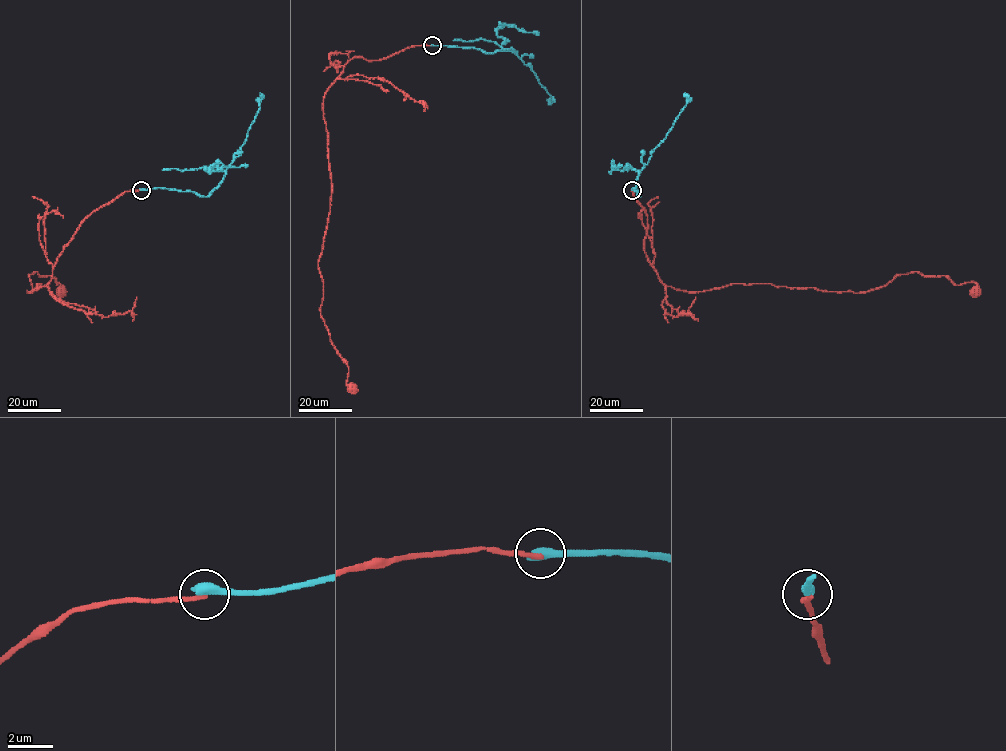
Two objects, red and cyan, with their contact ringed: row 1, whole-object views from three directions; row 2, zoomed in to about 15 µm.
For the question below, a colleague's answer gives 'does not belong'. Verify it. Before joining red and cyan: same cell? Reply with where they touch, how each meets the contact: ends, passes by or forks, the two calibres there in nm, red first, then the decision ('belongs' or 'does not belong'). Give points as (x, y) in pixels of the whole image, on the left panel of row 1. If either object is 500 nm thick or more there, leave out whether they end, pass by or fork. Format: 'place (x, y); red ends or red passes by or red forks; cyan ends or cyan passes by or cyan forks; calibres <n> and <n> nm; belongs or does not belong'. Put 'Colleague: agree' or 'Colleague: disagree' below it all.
place (141, 190); calibres 200 and 500 nm; does not belong
Colleague: agree

